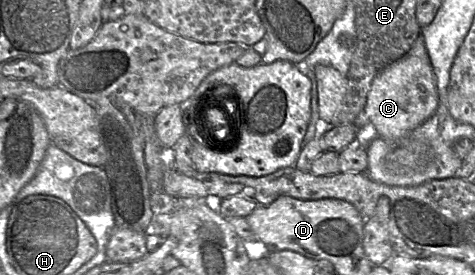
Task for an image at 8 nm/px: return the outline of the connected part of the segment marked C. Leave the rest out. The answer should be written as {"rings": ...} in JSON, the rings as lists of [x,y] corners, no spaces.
{"rings":[[[422,34],[400,59],[387,65],[374,78],[364,112],[375,126],[378,137],[396,144],[430,118],[438,107],[436,79]]]}

